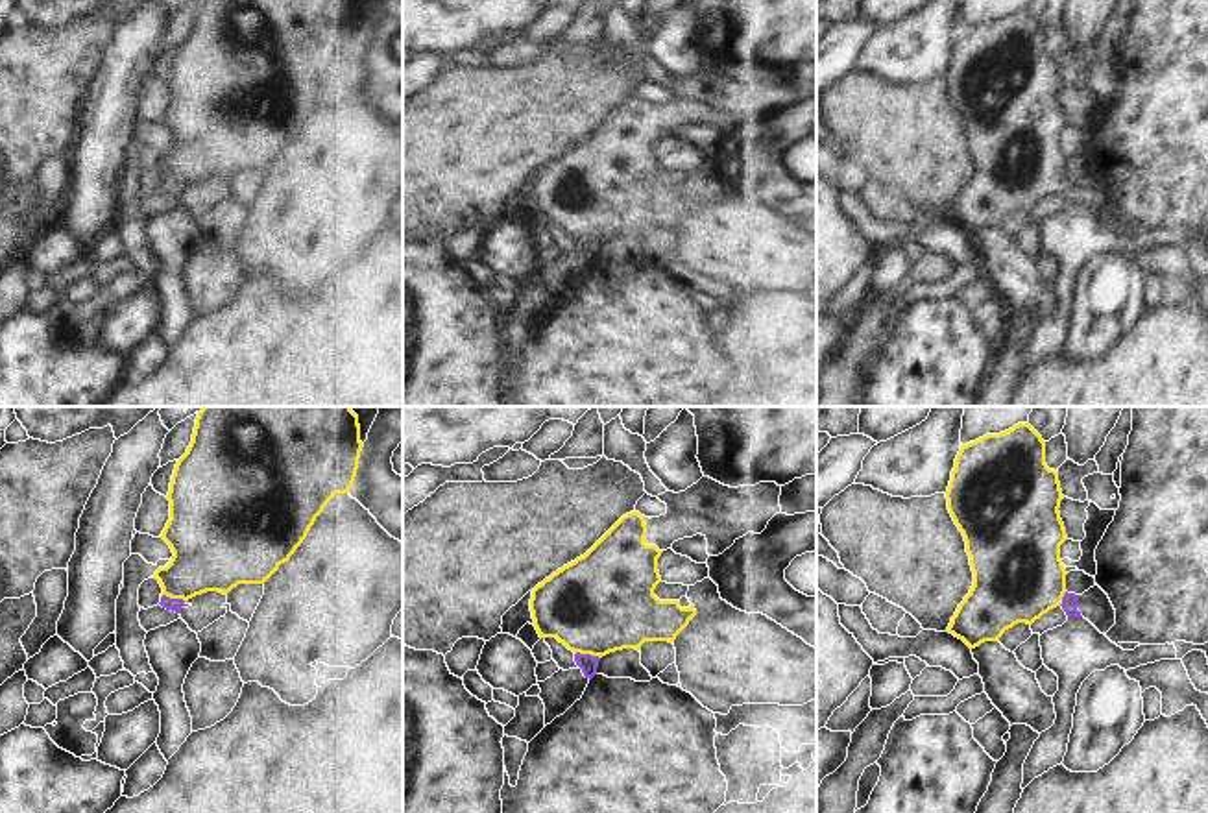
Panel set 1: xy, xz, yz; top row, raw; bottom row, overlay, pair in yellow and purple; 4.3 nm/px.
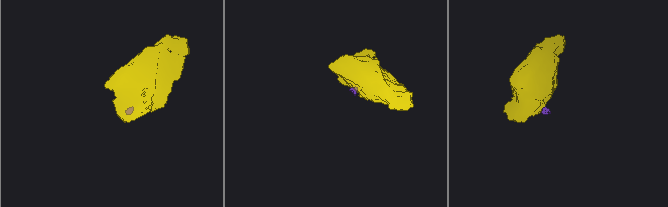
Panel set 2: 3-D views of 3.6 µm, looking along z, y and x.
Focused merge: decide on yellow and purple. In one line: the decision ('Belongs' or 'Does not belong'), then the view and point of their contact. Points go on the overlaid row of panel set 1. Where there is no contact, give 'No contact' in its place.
Belongs. Touches yellow at xz (588, 653).

